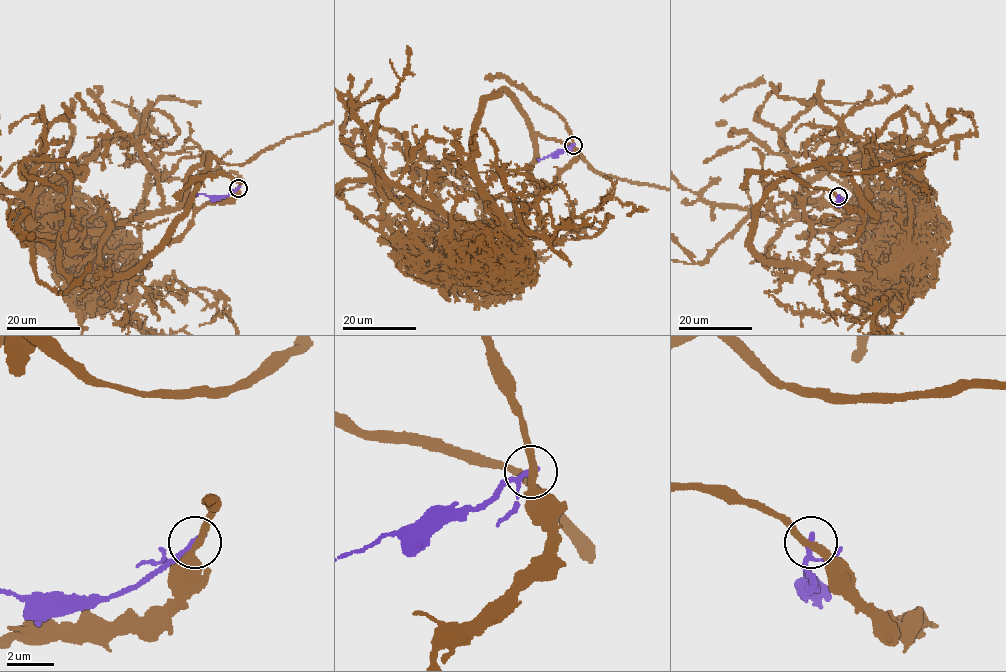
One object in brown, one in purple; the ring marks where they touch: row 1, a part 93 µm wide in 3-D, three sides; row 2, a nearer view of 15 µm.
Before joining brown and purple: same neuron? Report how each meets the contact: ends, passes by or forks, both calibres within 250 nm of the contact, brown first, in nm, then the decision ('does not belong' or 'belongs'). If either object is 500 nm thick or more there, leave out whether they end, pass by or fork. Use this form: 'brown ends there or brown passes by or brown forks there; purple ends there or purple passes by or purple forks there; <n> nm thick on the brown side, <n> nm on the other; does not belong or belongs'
brown passes by; purple ends there; 320 nm thick on the brown side, 240 nm on the other; does not belong

